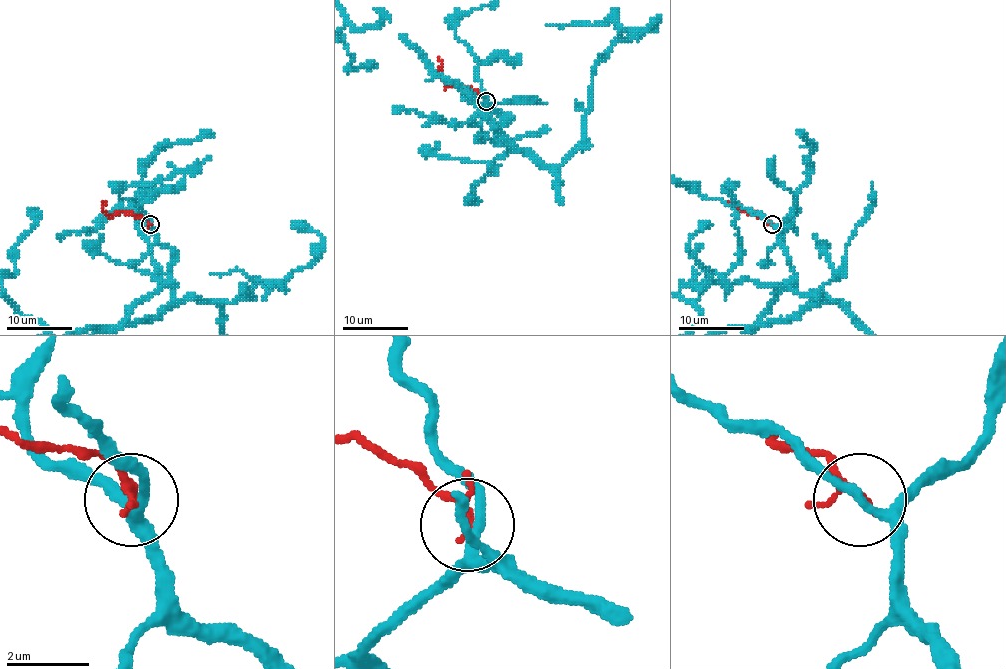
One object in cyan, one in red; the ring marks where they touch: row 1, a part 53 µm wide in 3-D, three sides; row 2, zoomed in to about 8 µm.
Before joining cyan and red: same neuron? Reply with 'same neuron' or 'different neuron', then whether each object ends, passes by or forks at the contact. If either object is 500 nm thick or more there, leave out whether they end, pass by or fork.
different neuron | cyan forks | red passes by

